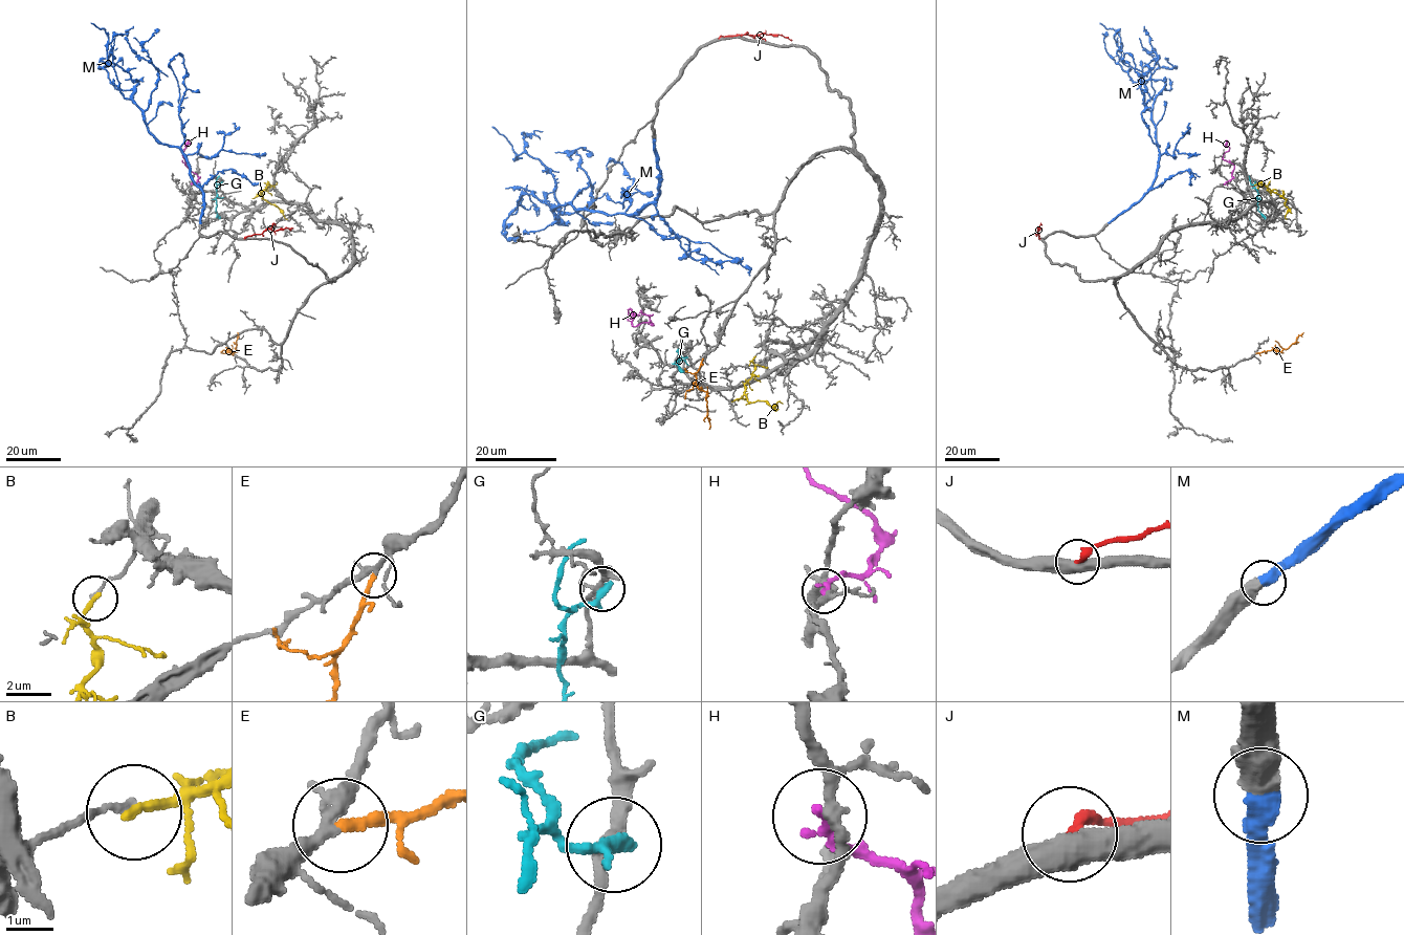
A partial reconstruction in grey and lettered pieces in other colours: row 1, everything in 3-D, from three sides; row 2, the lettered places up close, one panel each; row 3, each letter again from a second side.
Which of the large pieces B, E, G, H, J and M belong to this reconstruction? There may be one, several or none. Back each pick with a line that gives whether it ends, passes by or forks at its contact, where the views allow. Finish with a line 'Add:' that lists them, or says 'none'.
E: it ends
M: it ends
Add: E, M

